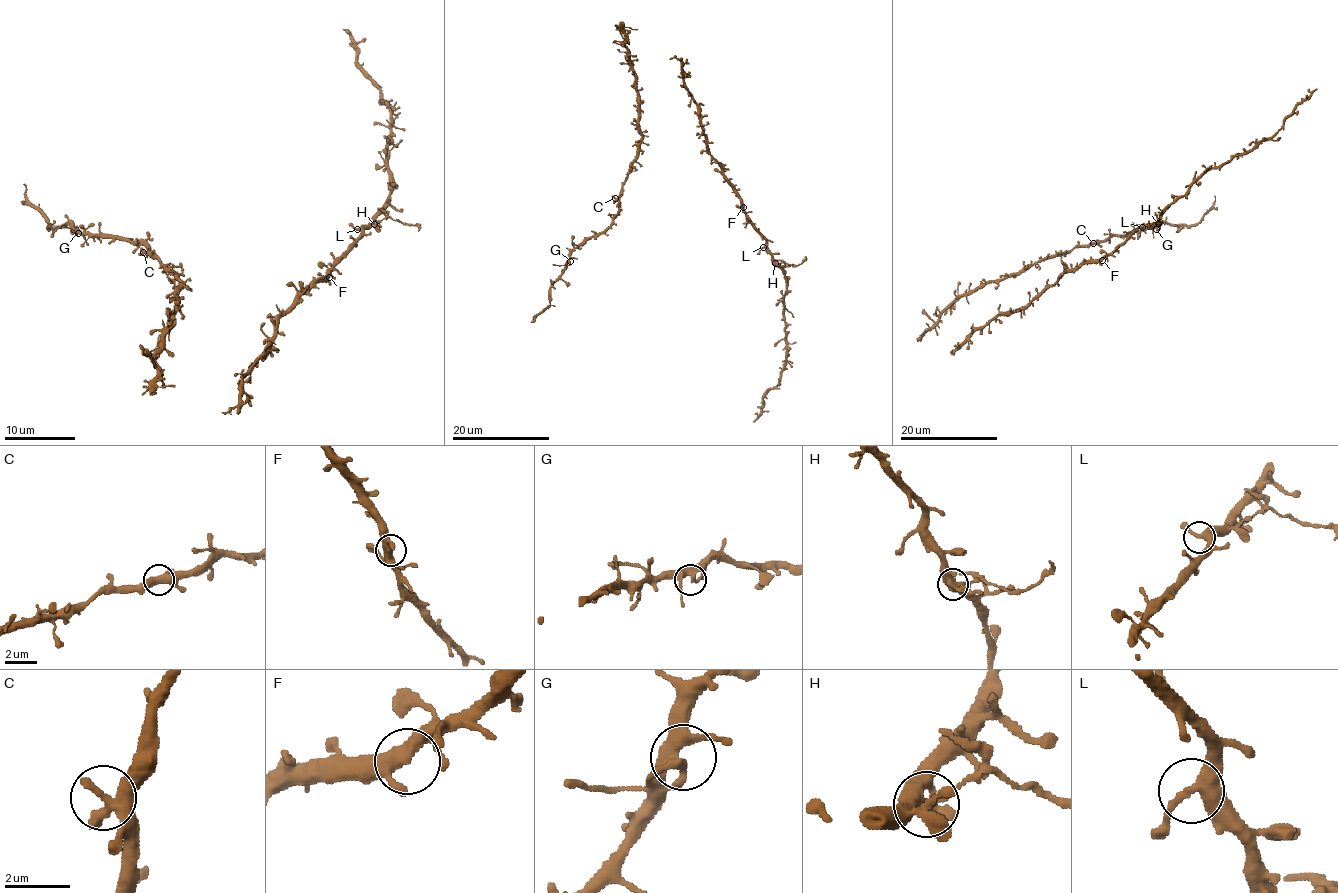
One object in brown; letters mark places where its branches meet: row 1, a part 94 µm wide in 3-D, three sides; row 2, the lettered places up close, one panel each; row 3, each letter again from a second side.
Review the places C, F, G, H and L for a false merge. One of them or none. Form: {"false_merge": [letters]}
{"false_merge": ["H"]}

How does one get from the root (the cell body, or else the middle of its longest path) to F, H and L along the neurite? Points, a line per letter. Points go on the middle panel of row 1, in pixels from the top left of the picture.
F: (683, 77), (685, 87), (697, 104), (707, 151), (723, 169), (726, 181), (743, 207)
H: (683, 77), (685, 87), (697, 104), (707, 151), (723, 169), (746, 218), (765, 240), (775, 263)
L: (683, 77), (685, 87), (697, 104), (707, 151), (723, 169), (746, 218), (765, 240), (763, 247)

